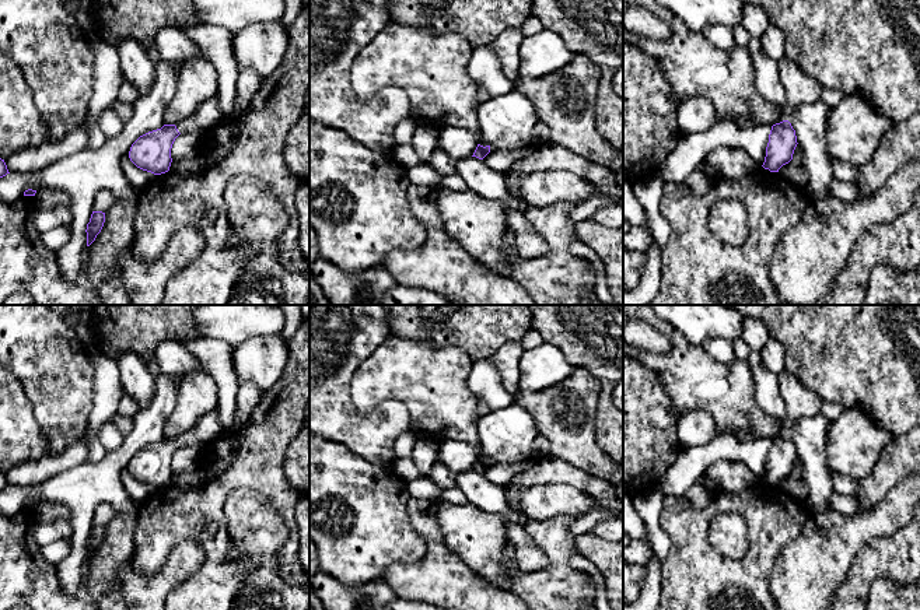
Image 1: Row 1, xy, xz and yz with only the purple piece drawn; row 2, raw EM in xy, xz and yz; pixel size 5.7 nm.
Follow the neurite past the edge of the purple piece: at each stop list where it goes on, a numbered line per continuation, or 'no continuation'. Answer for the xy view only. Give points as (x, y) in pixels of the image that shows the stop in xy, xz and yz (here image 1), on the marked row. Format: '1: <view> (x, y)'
1: xy (207, 116)

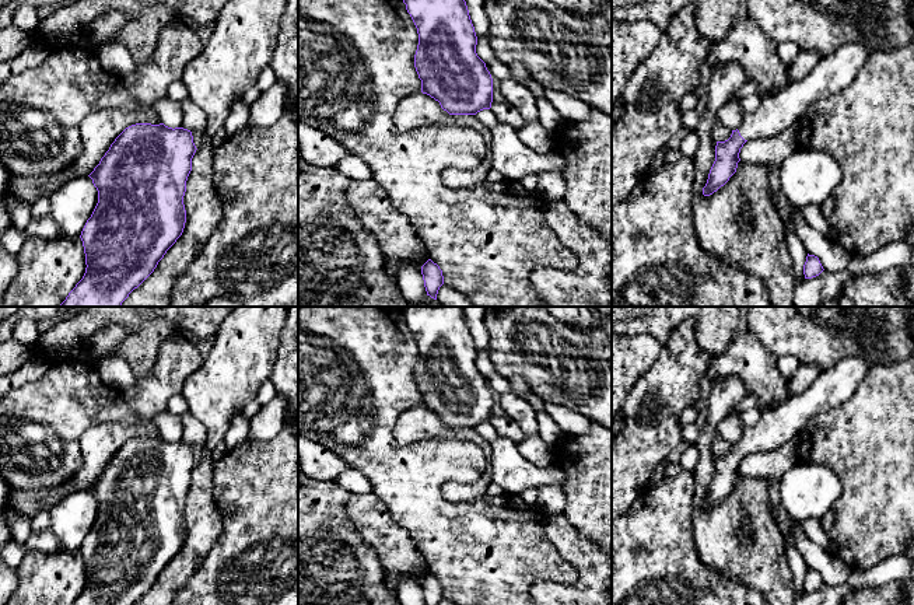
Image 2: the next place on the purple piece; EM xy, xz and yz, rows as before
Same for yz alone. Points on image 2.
1: yz (776, 114)

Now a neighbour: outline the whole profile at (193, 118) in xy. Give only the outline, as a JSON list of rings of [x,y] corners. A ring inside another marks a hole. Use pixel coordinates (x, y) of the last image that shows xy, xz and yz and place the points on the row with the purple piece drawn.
[[[181,101],[182,108],[182,126],[190,132],[203,133],[207,127],[207,116],[203,109],[195,105],[192,101]]]

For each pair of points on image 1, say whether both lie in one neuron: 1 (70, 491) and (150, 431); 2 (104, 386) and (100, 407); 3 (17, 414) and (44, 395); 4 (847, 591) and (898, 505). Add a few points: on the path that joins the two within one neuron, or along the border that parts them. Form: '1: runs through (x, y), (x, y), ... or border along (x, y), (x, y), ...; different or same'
1: runs through (90, 484), (130, 447); same
2: runs through (104, 392), (104, 402); same
3: border along (14, 375), (44, 434); different
4: border along (905, 525), (891, 535), (871, 539), (853, 558); different

